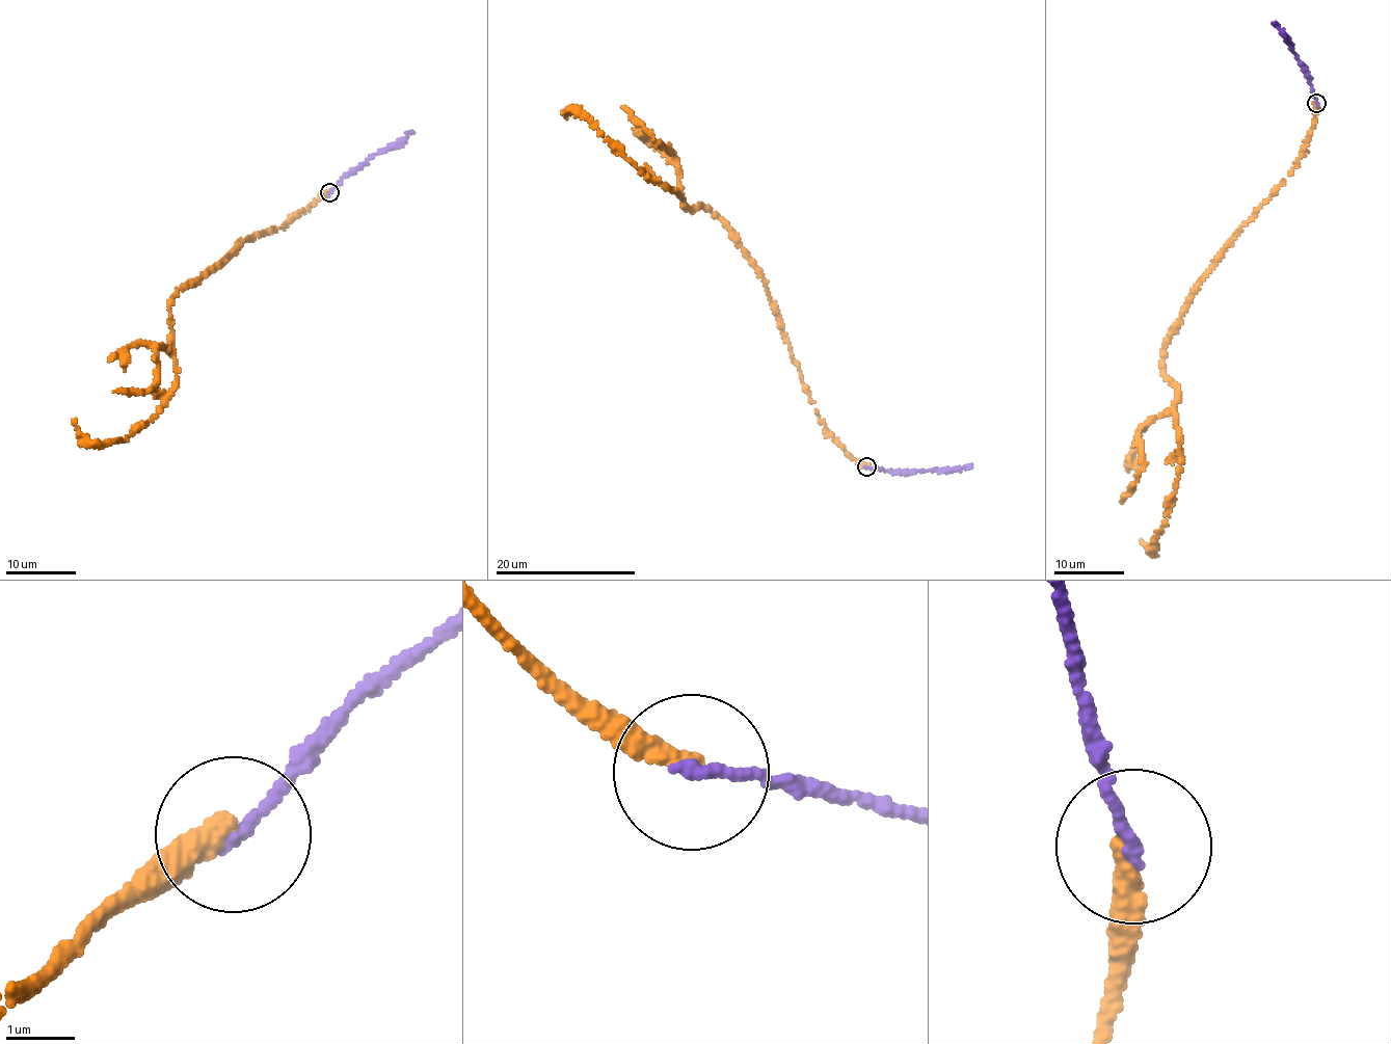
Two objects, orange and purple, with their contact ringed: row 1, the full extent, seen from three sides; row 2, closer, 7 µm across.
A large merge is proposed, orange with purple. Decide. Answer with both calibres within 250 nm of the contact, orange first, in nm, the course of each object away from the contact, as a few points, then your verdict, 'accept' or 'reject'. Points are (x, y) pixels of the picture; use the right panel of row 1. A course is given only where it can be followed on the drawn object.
340/180 nm | orange via (1316, 104), (1300, 158), (1195, 288), (1169, 336), (1176, 479), (1154, 546), (1141, 541) | purple via (1316, 104), (1306, 68), (1274, 24) | reject

